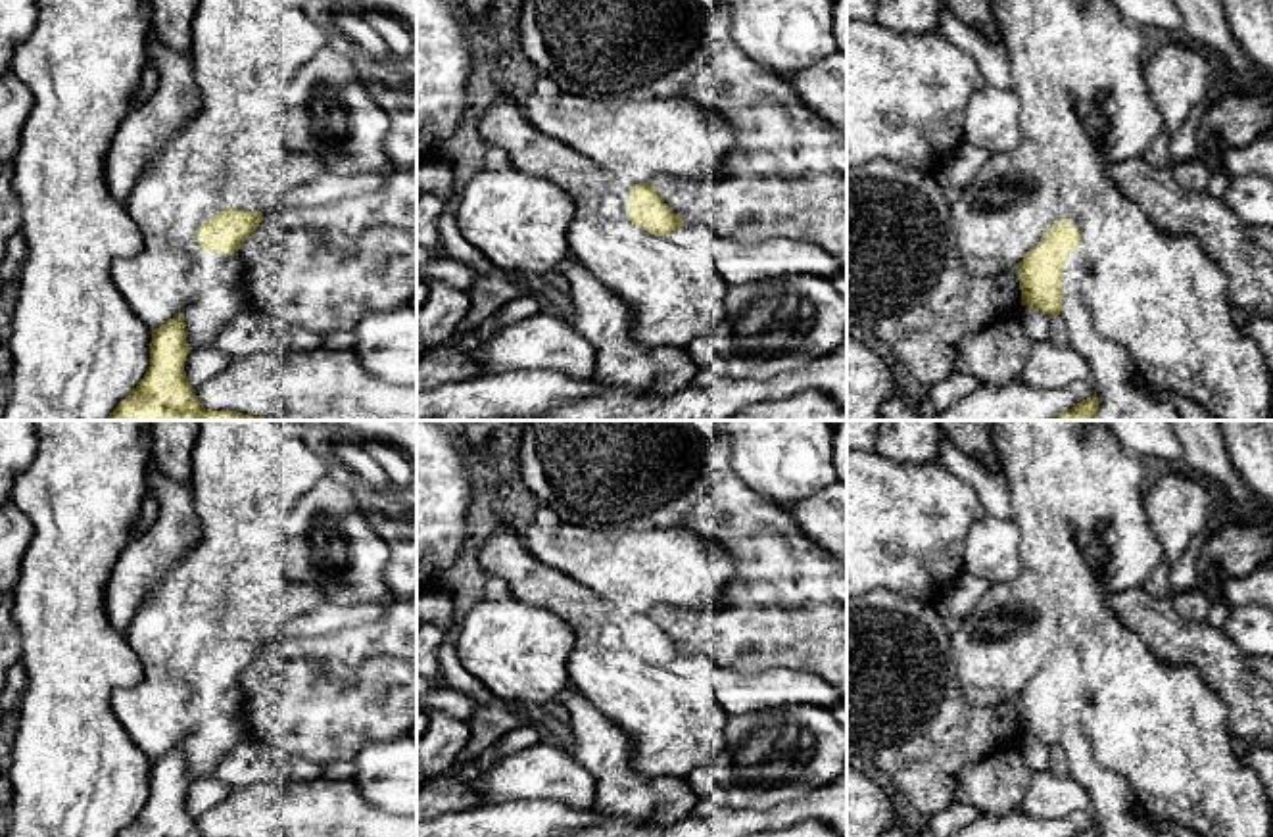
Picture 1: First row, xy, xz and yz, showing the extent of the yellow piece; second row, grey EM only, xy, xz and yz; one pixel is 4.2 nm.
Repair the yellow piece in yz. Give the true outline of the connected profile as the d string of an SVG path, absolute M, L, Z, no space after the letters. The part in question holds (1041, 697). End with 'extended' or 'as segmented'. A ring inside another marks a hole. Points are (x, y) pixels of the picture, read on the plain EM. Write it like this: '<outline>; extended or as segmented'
M1054 635L1041 672L1018 693L1021 735L1060 745L1066 724L1081 726L1091 693L1081 676L1079 658L1062 649Z; extended

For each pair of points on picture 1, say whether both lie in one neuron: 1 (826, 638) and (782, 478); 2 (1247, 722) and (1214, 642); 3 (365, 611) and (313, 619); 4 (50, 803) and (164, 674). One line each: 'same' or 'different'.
1: different
2: same
3: same
4: different

